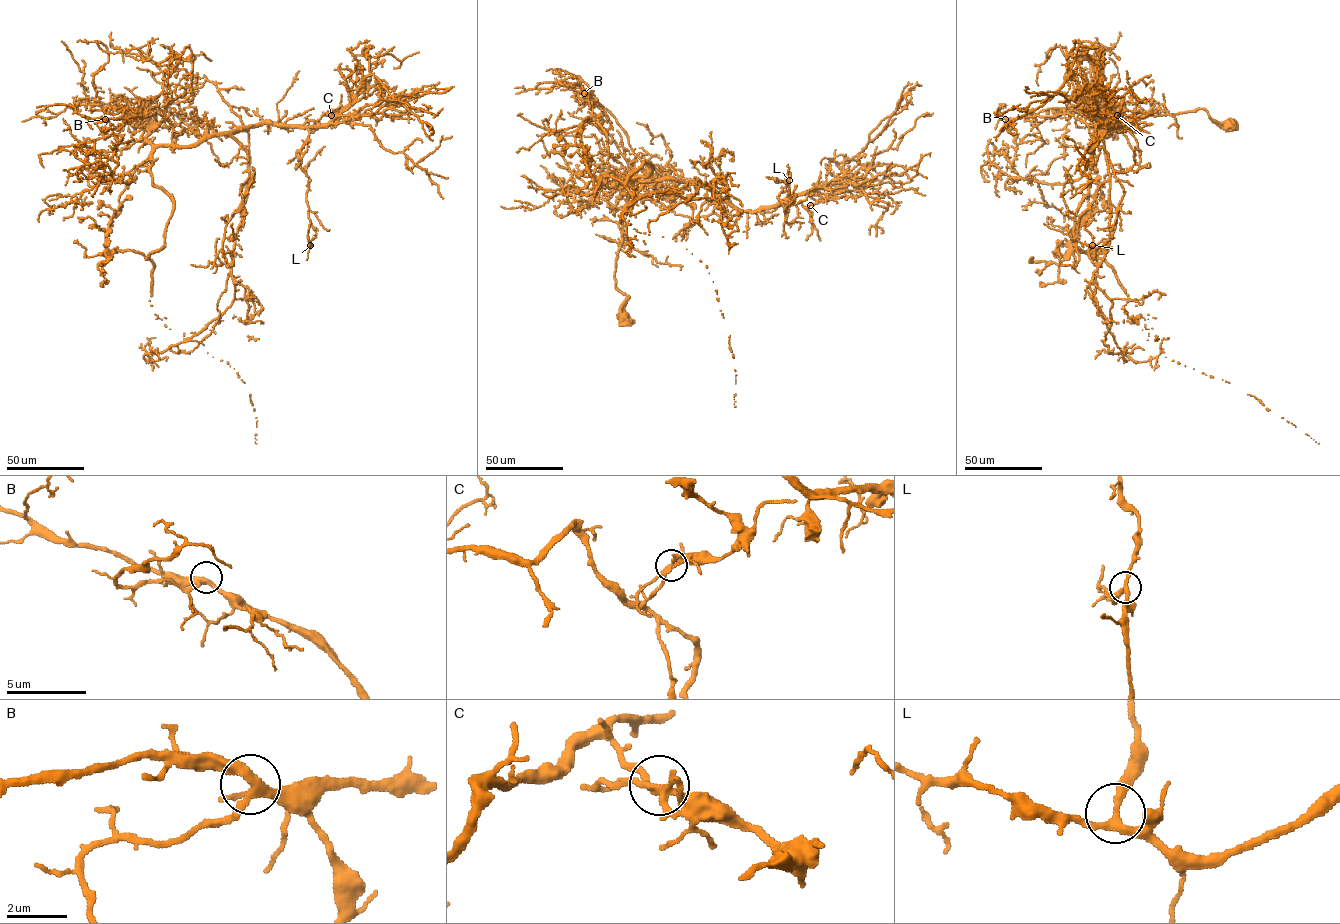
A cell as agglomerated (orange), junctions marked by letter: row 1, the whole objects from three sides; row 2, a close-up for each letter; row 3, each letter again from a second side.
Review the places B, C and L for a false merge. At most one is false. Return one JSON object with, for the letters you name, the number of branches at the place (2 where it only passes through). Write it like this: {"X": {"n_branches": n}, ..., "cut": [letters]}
{"C": {"n_branches": 3}, "cut": ["C"]}

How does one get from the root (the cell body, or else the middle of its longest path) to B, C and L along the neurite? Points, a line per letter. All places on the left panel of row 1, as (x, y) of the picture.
B: (145, 125), (149, 113), (137, 109), (148, 131), (142, 139), (173, 143), (173, 126), (159, 114), (105, 119)
C: (145, 125), (149, 113), (137, 109), (148, 131), (142, 139), (191, 146), (262, 123), (302, 125), (330, 115)
L: (145, 125), (137, 109), (142, 139), (187, 146), (262, 123), (306, 126), (310, 245)

